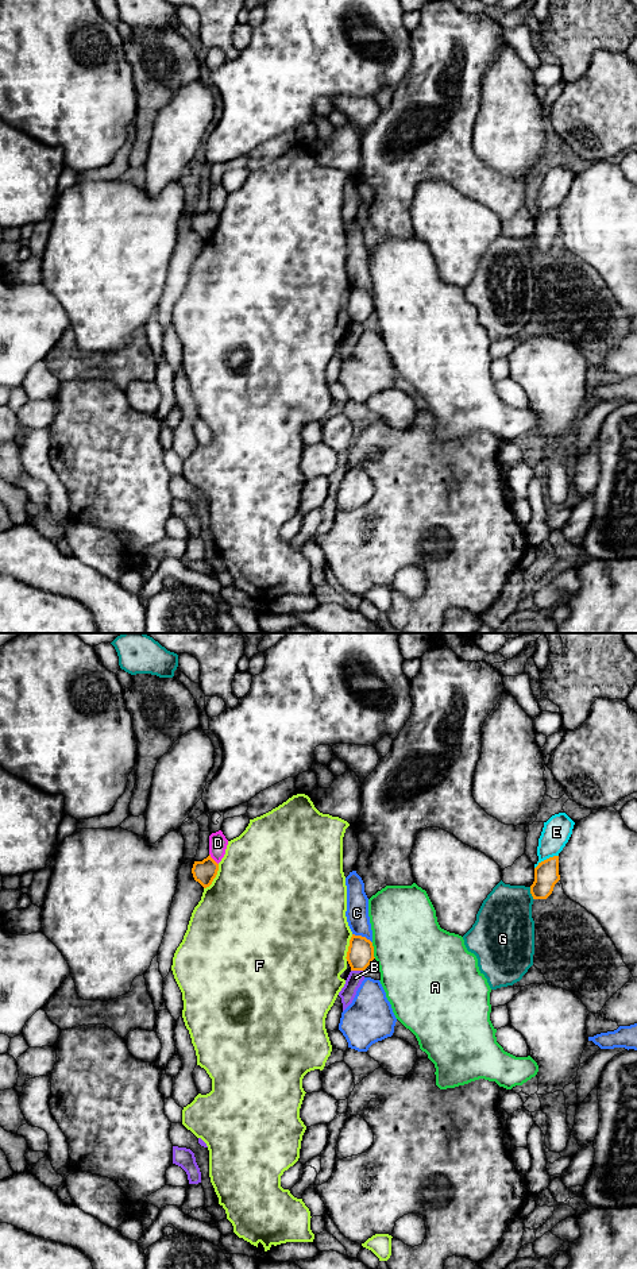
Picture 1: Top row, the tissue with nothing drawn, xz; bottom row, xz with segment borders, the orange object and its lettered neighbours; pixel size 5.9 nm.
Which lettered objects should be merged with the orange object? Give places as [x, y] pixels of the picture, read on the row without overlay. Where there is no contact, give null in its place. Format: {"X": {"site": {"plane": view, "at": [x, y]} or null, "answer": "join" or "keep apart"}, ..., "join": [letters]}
{"A": {"site": {"plane": "xz", "at": [373, 303]}, "answer": "keep apart"}, "B": {"site": {"plane": "xz", "at": [356, 321]}, "answer": "keep apart"}, "C": {"site": {"plane": "xz", "at": [361, 288]}, "answer": "keep apart"}, "D": {"site": {"plane": "xz", "at": [212, 211]}, "answer": "keep apart"}, "E": {"site": {"plane": "xz", "at": [547, 211]}, "answer": "keep apart"}, "F": {"site": {"plane": "xz", "at": [215, 228]}, "answer": "keep apart"}, "G": {"site": {"plane": "xz", "at": [531, 245]}, "answer": "keep apart"}, "join": []}

